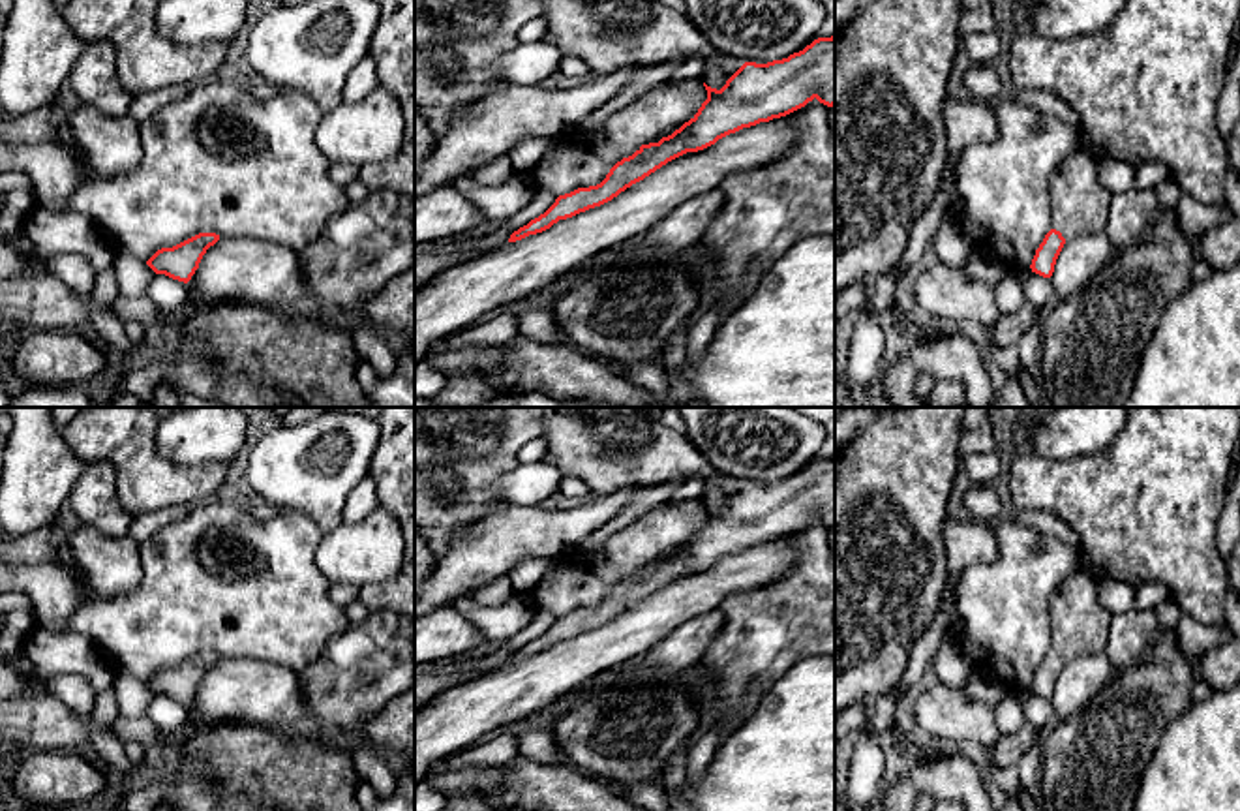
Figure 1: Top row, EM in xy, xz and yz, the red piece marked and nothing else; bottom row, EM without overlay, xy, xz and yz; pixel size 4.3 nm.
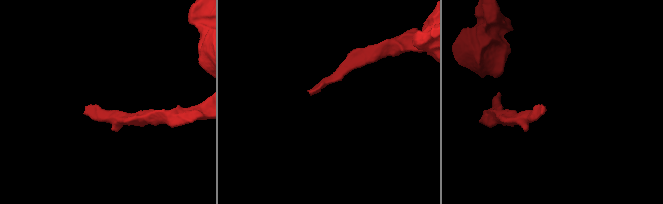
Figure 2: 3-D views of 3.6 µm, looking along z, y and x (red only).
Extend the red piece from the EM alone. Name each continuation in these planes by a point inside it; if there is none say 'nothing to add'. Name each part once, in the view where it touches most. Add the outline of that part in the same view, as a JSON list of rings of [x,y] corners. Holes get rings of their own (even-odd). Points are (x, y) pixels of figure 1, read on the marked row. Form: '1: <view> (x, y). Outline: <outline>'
1: yz (1079, 203). Outline: [[[1082,148],[1054,169],[1052,225],[1066,240],[1105,231],[1111,193],[1097,180],[1097,161]]]

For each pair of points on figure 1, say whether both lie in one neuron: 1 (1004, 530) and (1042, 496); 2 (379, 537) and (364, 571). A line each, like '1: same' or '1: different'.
1: different
2: same

